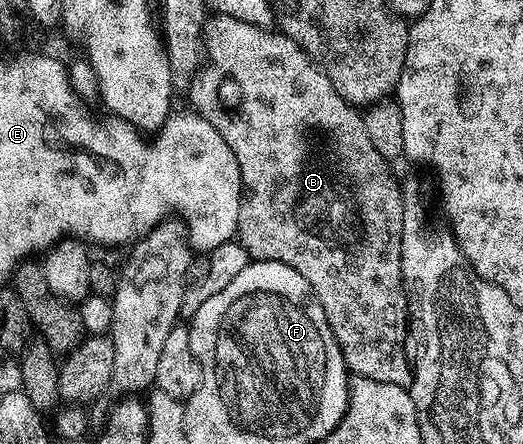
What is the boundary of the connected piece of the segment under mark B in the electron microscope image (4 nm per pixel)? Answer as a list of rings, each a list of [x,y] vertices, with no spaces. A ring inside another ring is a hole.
[[[217,17],[208,24],[207,27],[207,67],[209,63],[209,72],[206,73],[205,87],[209,91],[201,91],[198,93],[195,103],[196,114],[202,115],[211,125],[215,125],[215,129],[219,133],[219,137],[223,137],[223,141],[227,141],[227,145],[231,145],[231,153],[235,153],[235,161],[239,161],[239,173],[241,174],[241,185],[243,194],[241,196],[241,208],[239,209],[239,221],[237,222],[236,238],[245,247],[246,253],[249,254],[250,260],[262,263],[263,261],[279,261],[283,265],[291,265],[291,269],[295,269],[295,273],[299,273],[311,285],[314,297],[319,301],[319,305],[323,309],[323,313],[327,317],[327,325],[331,329],[331,333],[335,337],[335,341],[341,346],[341,352],[345,358],[346,368],[353,375],[362,375],[371,381],[381,381],[387,385],[397,385],[399,387],[408,388],[413,382],[413,372],[411,370],[411,359],[405,356],[405,323],[407,327],[407,316],[409,315],[409,300],[405,290],[405,281],[401,278],[401,238],[403,237],[403,197],[401,196],[402,184],[397,183],[397,179],[393,176],[390,160],[384,159],[379,153],[379,149],[375,149],[375,145],[371,145],[371,137],[367,137],[367,129],[362,112],[356,106],[350,103],[338,93],[335,85],[331,85],[331,81],[325,72],[310,59],[309,55],[296,43],[294,39],[288,39],[286,35],[274,33],[264,27],[256,27],[247,21],[239,21],[238,19],[227,19]]]

